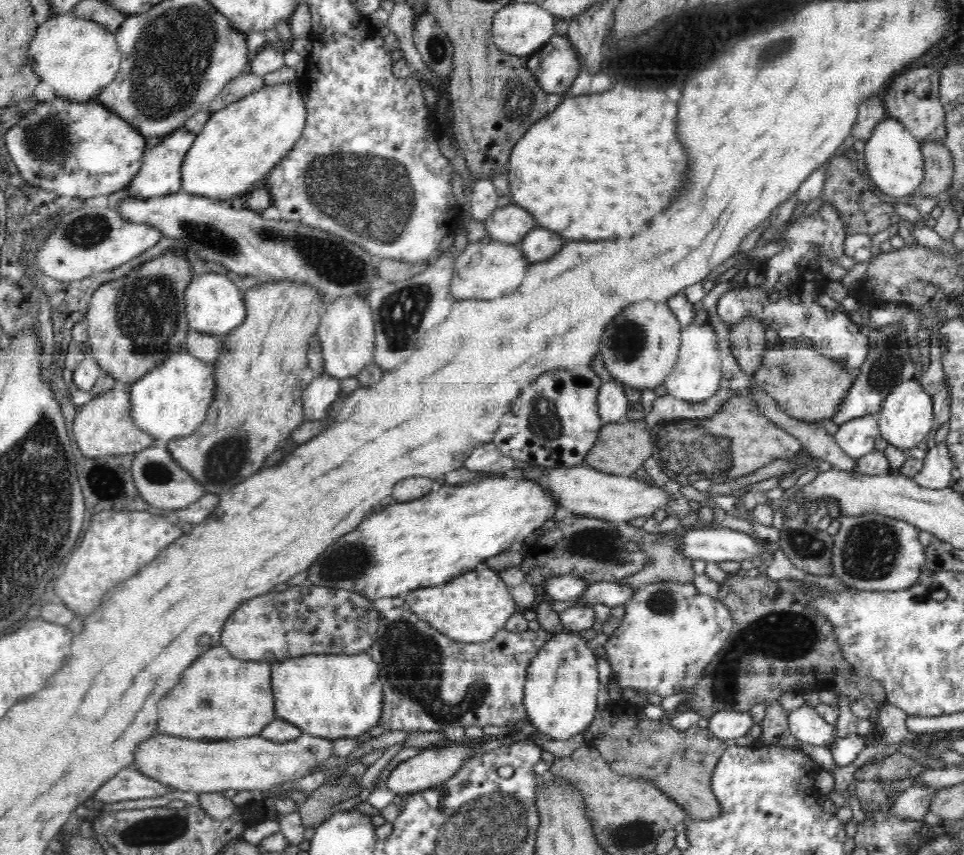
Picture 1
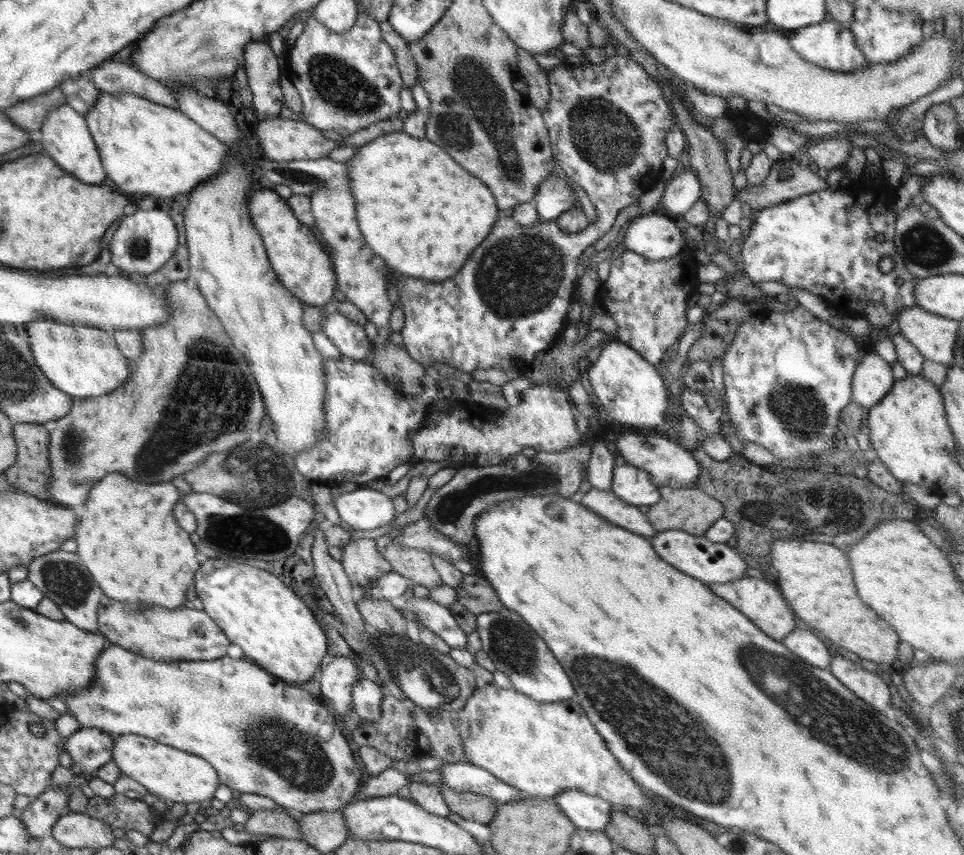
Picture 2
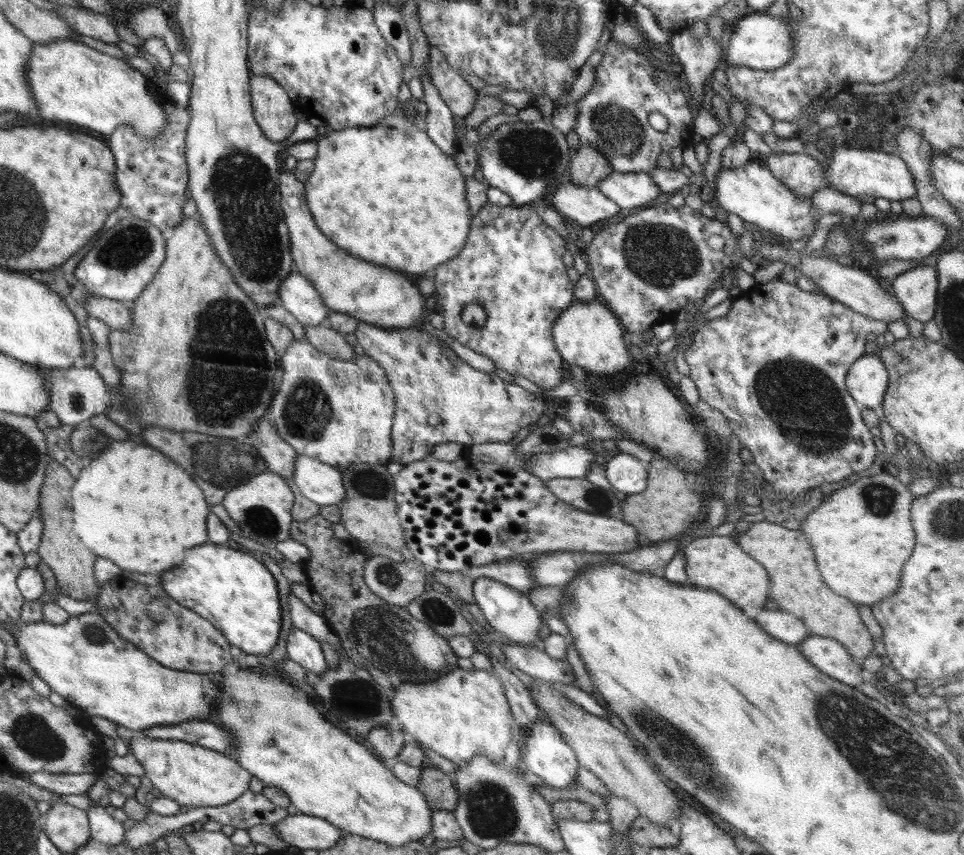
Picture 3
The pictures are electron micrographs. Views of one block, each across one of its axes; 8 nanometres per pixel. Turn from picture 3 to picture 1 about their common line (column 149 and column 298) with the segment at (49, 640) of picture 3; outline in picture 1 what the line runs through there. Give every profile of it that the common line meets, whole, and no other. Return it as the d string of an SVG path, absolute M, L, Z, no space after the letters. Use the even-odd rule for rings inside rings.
M368 654L298 655L278 659L270 667L275 716L297 726L301 732L333 741L339 738L358 737L374 728L380 720L384 692L381 690L378 665Z

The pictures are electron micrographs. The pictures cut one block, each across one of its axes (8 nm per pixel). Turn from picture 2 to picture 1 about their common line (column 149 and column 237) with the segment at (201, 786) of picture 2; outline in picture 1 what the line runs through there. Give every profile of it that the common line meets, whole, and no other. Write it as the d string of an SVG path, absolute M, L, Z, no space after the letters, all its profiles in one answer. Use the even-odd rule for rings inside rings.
M301 732L296 740L286 743L265 740L259 734L212 741L158 733L149 735L144 742L140 743L140 746L137 747L133 754L133 766L142 774L160 781L162 784L186 792L199 794L220 792L231 788L236 792L240 790L259 790L263 792L284 782L312 774L330 758L336 758L332 753L332 741L305 732Z

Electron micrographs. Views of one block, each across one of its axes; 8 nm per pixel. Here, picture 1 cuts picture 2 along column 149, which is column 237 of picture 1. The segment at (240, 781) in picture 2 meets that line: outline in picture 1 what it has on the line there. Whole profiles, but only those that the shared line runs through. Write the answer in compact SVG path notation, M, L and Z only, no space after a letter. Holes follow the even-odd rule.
M214 646L210 647L208 651L196 658L196 662L188 668L188 670L183 670L180 682L176 684L160 700L160 706L158 706L158 712L160 712L160 720L157 722L157 730L155 734L169 734L169 735L180 735L180 737L191 738L191 739L203 739L203 740L220 740L220 739L231 739L240 737L249 737L252 735L258 735L259 732L276 718L275 716L275 706L273 705L273 693L272 693L272 671L270 664L264 662L246 662L243 659L234 658L229 654L229 651L224 648L224 646Z

